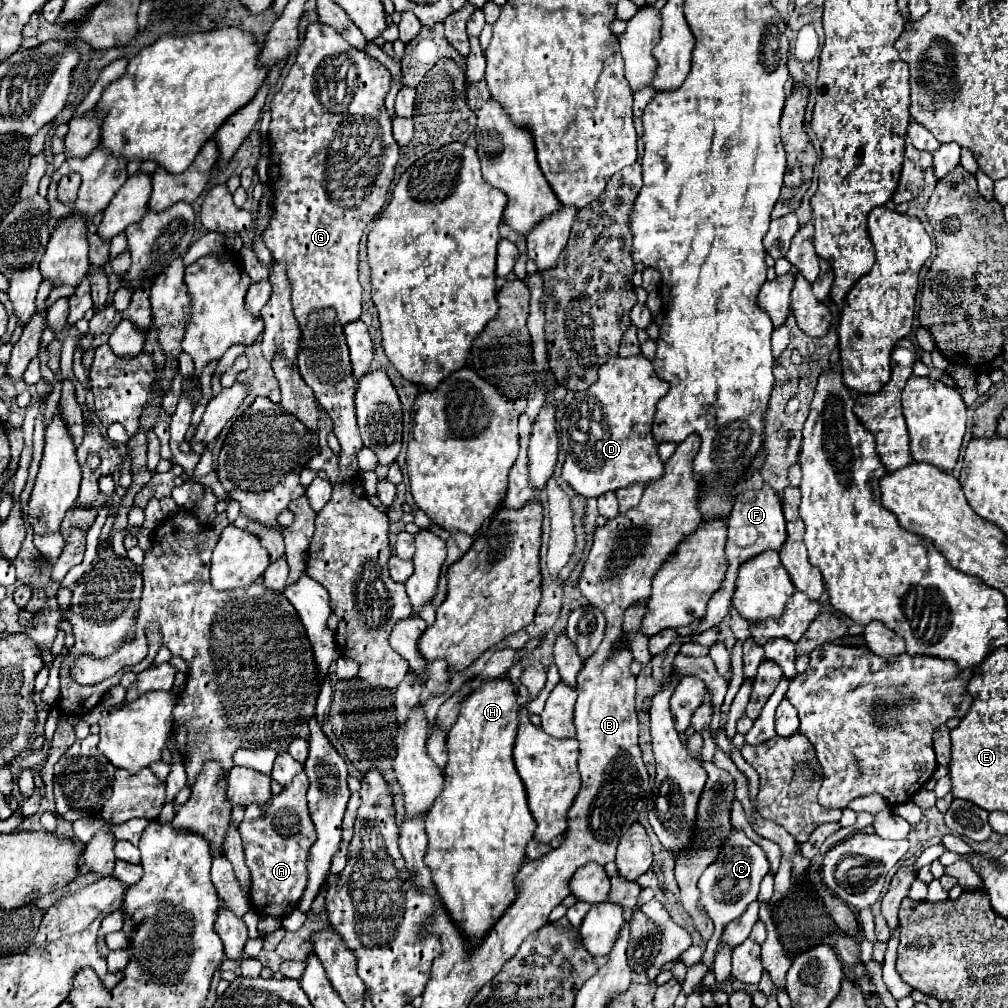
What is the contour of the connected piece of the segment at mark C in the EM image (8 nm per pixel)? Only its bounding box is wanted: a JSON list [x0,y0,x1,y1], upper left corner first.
[698,828,770,969]

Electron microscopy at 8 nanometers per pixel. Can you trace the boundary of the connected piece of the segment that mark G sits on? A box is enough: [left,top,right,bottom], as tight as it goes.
[264,22,400,326]

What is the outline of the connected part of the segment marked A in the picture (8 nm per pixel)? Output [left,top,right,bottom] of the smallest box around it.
[240,772,316,916]

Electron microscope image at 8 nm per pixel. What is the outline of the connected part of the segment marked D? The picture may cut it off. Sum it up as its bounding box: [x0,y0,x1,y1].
[560,354,668,498]

